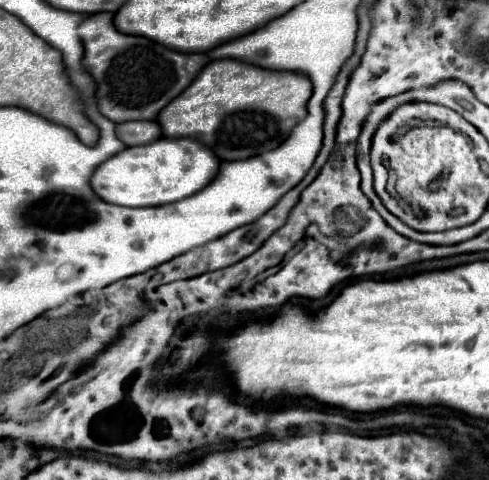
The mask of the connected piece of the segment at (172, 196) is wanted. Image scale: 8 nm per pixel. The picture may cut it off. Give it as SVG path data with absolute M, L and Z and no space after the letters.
M158 138L154 144L124 148L108 158L94 170L90 186L98 198L116 206L162 206L202 190L216 170L218 158L204 144L192 138Z

